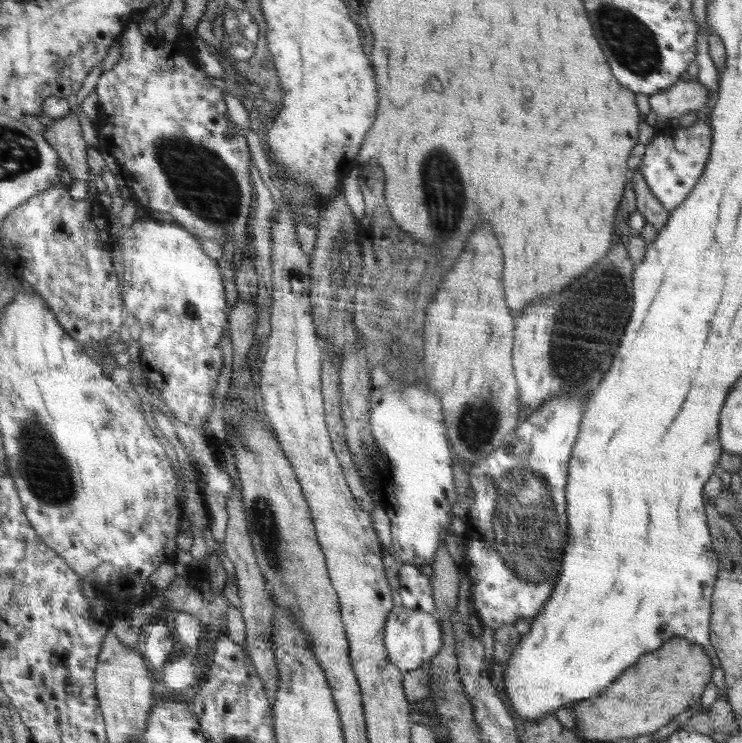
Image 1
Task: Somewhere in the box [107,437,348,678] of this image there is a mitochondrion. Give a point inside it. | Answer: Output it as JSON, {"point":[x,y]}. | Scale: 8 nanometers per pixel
{"point":[269,541]}

